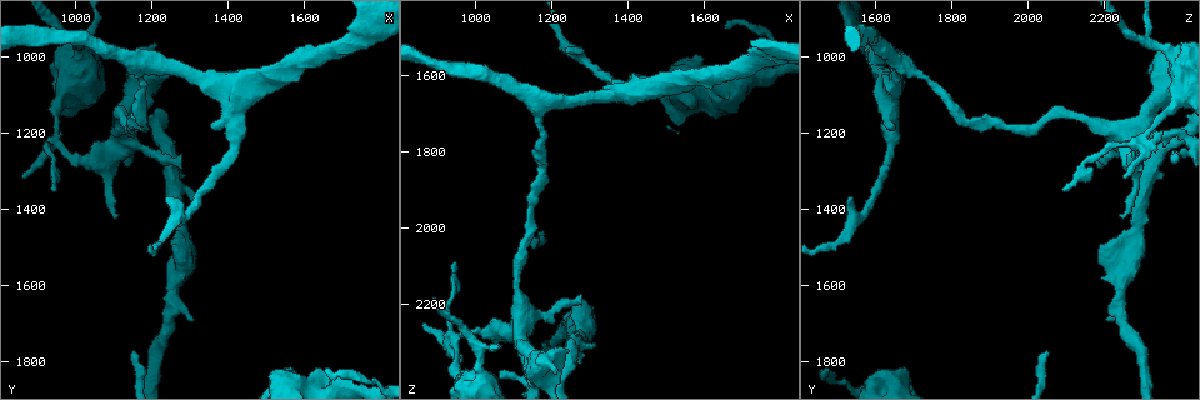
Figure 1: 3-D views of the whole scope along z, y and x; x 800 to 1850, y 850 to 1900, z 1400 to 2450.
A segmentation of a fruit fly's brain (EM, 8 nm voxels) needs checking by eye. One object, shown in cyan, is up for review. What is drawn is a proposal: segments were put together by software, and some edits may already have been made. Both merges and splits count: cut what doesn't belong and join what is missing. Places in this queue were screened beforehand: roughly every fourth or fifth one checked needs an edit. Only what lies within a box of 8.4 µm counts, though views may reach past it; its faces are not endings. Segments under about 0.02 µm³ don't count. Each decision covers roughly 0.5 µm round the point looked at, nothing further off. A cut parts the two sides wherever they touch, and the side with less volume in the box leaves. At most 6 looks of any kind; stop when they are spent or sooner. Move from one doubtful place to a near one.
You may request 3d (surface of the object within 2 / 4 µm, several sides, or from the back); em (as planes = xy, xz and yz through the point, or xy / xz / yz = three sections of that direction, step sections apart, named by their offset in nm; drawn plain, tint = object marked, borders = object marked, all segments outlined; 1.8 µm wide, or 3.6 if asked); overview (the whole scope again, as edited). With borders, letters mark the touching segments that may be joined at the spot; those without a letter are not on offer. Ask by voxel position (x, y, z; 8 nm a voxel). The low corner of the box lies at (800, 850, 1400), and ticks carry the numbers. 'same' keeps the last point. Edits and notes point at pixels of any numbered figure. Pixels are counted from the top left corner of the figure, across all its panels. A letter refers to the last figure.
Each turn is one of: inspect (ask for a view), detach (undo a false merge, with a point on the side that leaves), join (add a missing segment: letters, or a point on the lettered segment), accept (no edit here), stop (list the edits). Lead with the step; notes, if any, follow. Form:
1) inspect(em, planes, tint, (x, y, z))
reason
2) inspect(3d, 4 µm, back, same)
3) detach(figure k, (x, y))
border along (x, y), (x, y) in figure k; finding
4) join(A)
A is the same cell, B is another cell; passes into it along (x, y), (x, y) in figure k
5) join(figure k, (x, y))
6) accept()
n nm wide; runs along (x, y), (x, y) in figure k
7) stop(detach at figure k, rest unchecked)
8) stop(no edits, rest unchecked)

inspect(3d, 4 µm, (1015, 965, 2315))
three-way junction

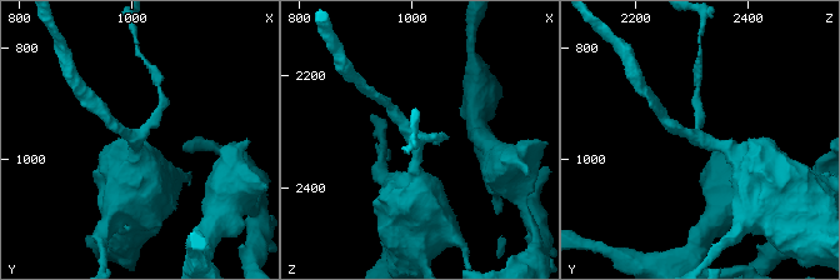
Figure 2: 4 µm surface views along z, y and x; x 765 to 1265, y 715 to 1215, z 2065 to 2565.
inspect(em, planes, tint, (1005, 965, 2315))
3 arms

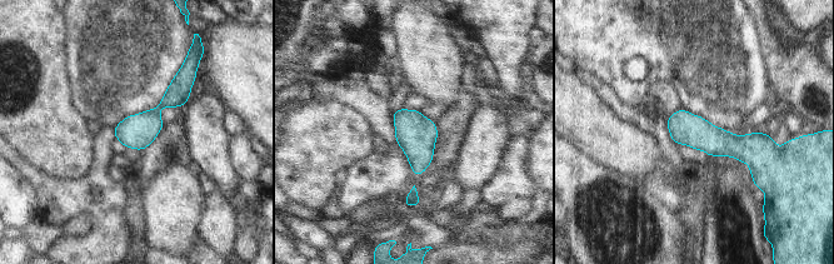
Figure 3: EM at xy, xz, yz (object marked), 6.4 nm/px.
inspect(em, planes, borders, same)

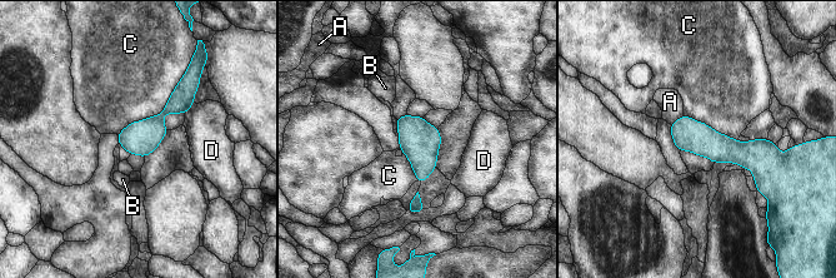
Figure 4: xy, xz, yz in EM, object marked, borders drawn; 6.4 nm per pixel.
accept()
A, B, C and D are other cells; border along (186, 68), (159, 113), (116, 134) in figure 4; one neuron here

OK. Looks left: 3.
inspect(em, planes, borders, (1100, 1420, 2245))

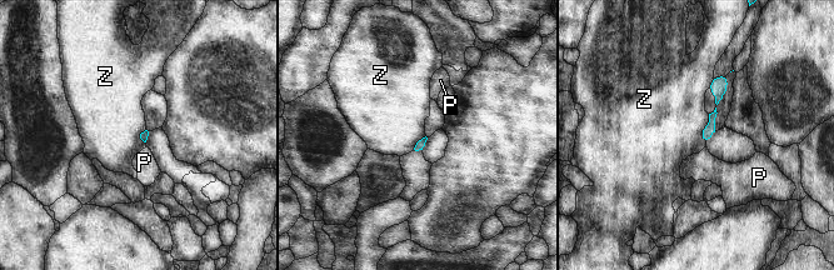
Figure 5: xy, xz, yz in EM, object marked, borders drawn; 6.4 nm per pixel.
accept()
P and Z are other cells; border along (709, 114), (700, 134), (703, 143) in figure 5; none of them fits

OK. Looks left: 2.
inspect(em, xz, step 8, tint, (945, 1225, 2280))
narrows sharply

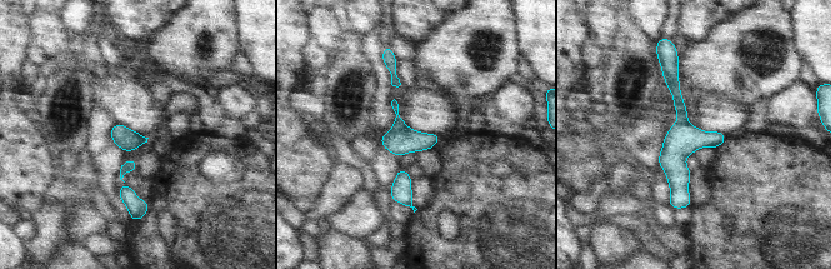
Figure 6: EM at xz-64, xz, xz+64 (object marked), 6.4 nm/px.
inspect(em, planes, borders, same)

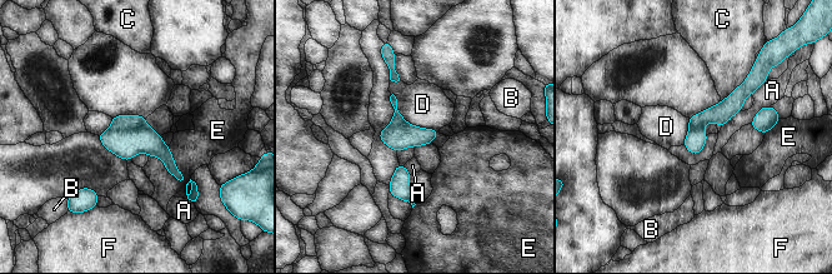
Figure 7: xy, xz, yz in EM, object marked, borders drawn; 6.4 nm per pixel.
detach(figure 7, (119, 123))
140 nm wide; A, B, C, D, E and F are other cells; the part that leaves runs along (752, 86), (720, 114), (691, 124) in figure 7; two neurons meet here

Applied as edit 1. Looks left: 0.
stop(detach at figure 7, rest unchecked)

